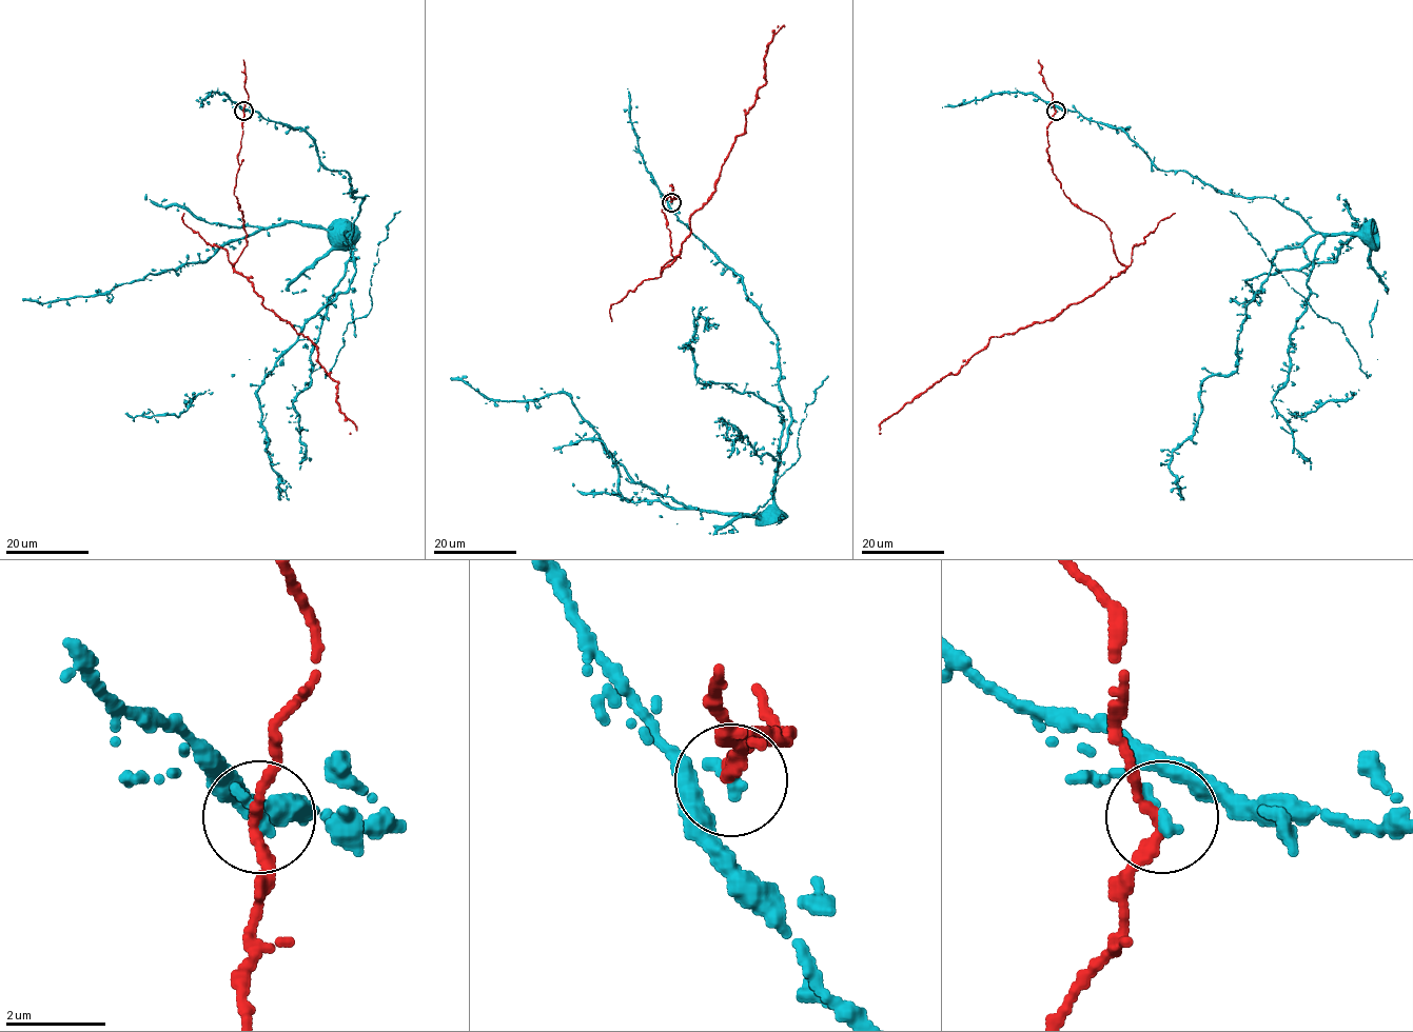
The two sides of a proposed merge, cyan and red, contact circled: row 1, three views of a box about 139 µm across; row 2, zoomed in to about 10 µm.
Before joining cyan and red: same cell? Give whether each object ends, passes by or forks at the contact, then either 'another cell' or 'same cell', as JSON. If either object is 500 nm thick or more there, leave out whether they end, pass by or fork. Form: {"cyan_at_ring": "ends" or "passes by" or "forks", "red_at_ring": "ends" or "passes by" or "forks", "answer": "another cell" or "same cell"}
{"cyan_at_ring": "ends", "red_at_ring": "passes by", "answer": "another cell"}

